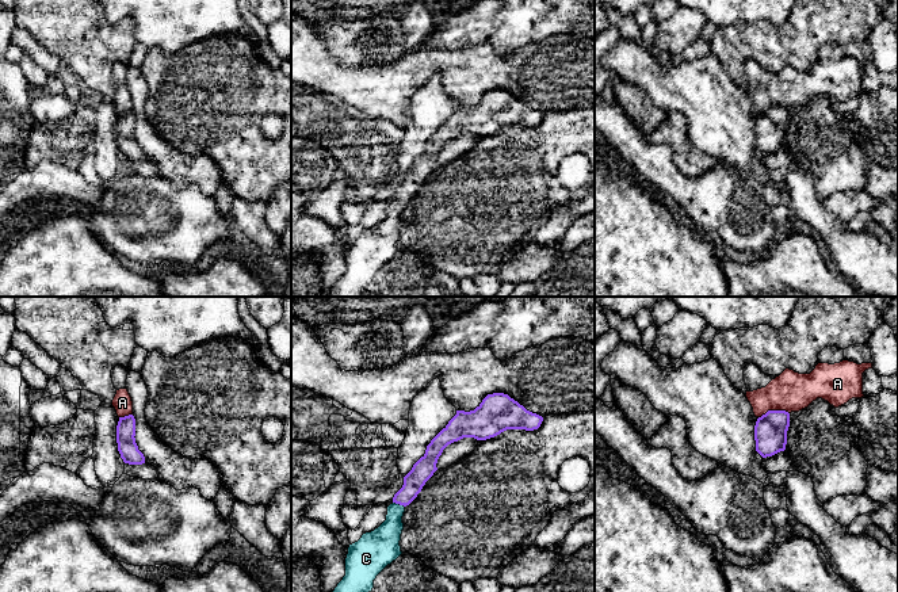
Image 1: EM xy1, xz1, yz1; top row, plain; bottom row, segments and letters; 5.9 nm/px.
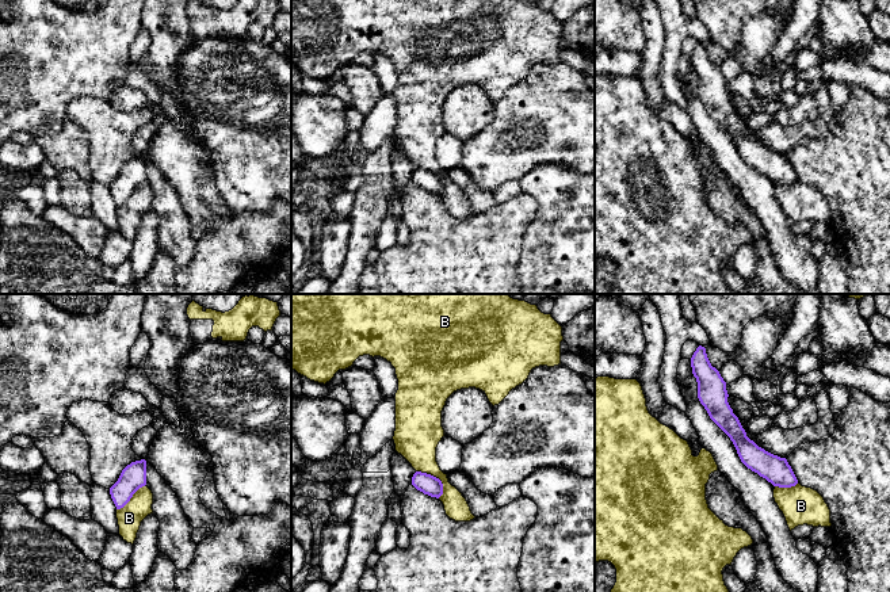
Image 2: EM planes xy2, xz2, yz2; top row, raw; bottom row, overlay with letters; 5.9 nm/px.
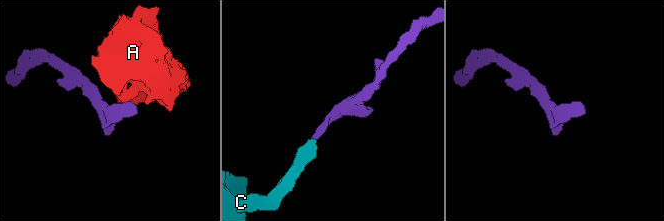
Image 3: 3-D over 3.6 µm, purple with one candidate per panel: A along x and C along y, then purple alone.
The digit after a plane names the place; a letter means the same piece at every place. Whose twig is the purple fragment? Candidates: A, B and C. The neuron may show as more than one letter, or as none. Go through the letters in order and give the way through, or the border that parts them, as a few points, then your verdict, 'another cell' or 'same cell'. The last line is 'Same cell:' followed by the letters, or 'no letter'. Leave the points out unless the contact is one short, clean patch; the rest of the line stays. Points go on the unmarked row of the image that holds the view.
A: border yz1 (788, 109), (767, 107), (759, 114); another cell
B: another cell
C: way xz1 (423, 165), (398, 199), (393, 222), (383, 239); same cell
Same cell: C

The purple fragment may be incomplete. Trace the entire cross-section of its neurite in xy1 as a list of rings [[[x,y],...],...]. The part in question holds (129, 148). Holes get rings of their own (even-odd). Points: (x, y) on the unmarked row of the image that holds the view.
[[[133,111],[119,114],[116,122],[116,140],[121,154],[129,161],[145,160],[144,150],[135,140],[135,115]]]

